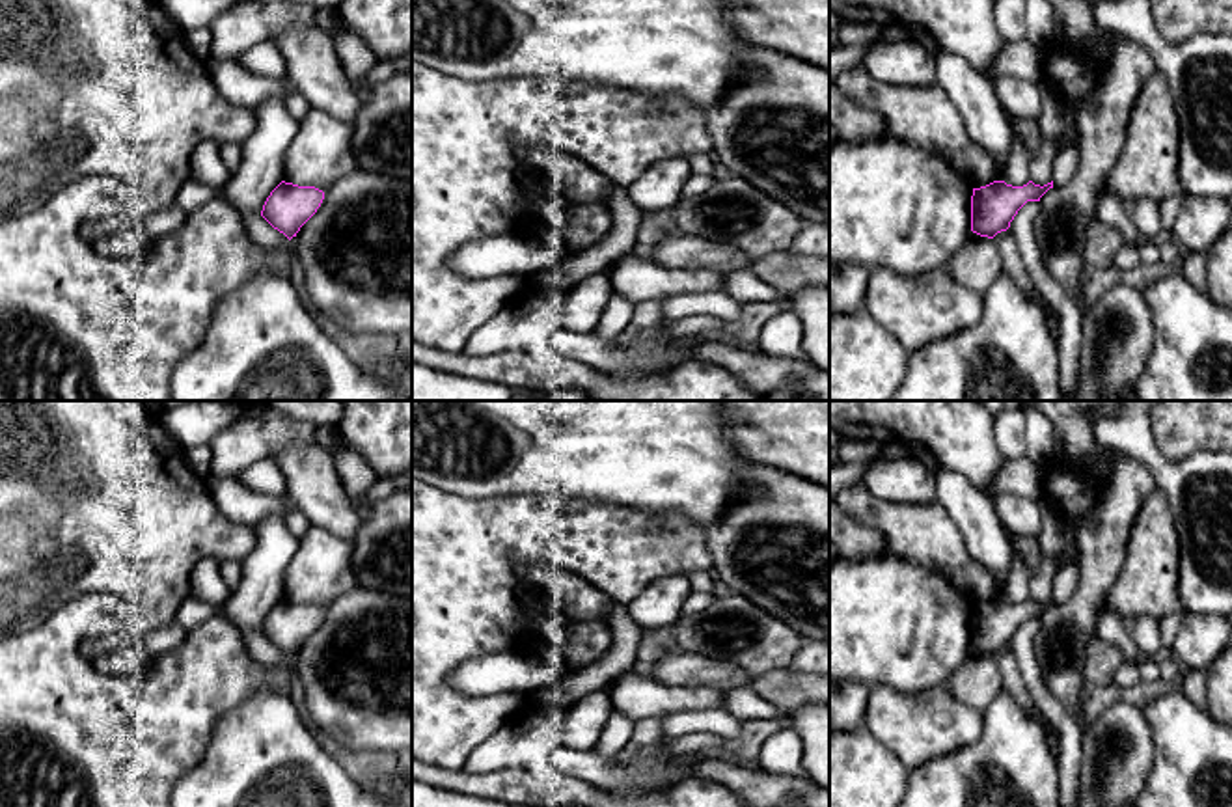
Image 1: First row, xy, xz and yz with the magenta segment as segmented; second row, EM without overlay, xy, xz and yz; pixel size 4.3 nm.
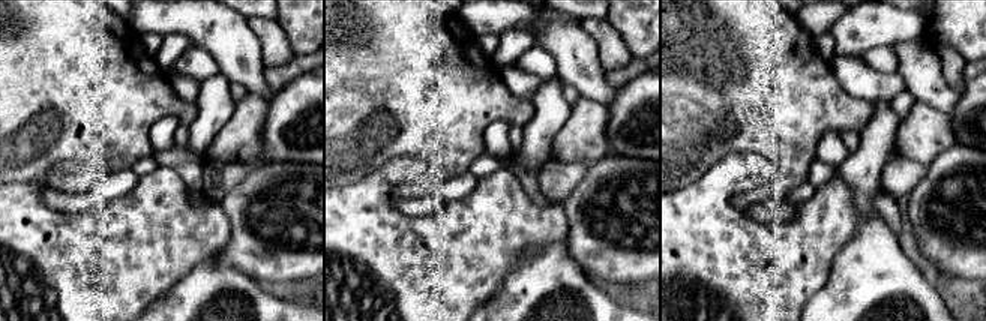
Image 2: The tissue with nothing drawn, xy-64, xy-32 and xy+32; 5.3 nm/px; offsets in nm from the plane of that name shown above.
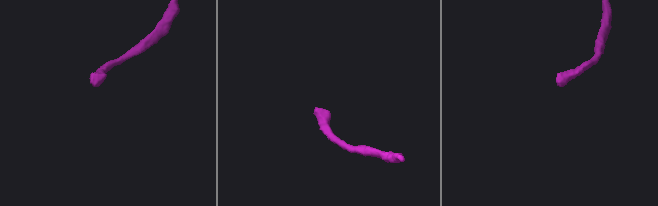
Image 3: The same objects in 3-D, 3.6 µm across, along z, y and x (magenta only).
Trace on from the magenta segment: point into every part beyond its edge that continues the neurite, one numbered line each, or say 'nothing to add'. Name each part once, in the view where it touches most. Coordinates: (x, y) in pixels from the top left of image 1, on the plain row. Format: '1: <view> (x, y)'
nothing to add

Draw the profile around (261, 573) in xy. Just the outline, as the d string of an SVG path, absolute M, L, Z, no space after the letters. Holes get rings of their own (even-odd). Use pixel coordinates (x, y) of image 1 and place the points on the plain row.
M281 514L263 518L255 535L255 548L240 563L240 583L216 609L242 639L250 630L261 632L267 615L283 598L283 574L300 544Z

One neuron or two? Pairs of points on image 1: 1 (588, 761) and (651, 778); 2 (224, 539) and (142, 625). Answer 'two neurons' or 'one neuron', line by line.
1: one neuron
2: one neuron

